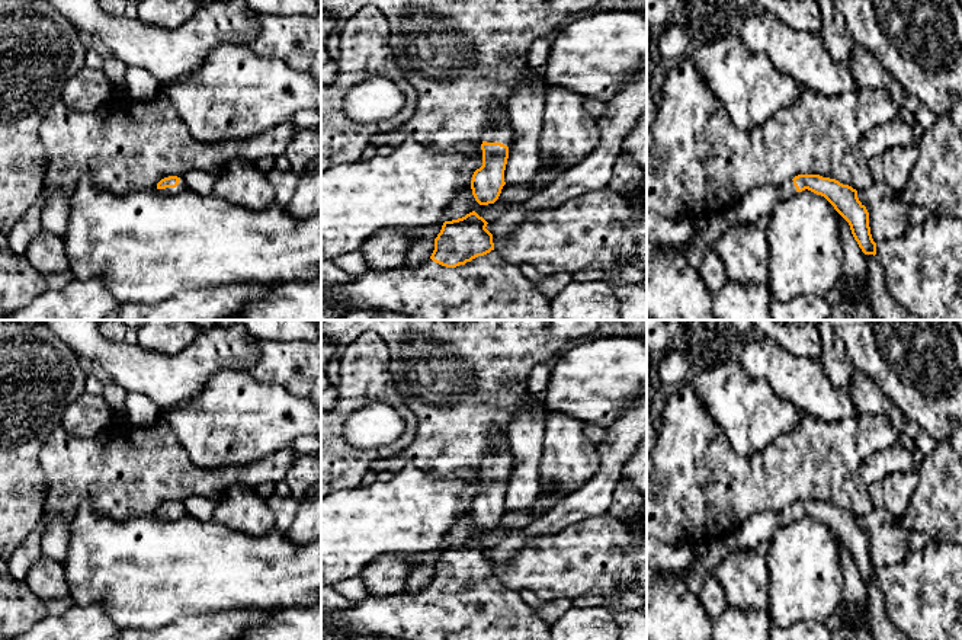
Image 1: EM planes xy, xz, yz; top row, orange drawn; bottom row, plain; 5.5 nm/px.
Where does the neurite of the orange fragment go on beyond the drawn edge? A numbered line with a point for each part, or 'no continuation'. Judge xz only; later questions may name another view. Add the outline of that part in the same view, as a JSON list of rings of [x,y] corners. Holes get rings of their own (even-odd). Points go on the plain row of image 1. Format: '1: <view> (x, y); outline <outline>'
1: xz (499, 456); outline [[[490,431],[490,451],[484,457],[482,467],[501,468],[504,471],[513,467],[513,455],[506,432]]]
2: xz (487, 610); outline [[[496,576],[456,593],[432,585],[417,595],[365,596],[346,611],[321,618],[321,628],[331,627],[340,640],[355,636],[378,636],[398,640],[551,640],[551,625],[541,620],[522,599]]]

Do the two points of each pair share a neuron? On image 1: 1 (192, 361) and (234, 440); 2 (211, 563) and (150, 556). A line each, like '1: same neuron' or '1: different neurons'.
1: different neurons
2: same neuron

